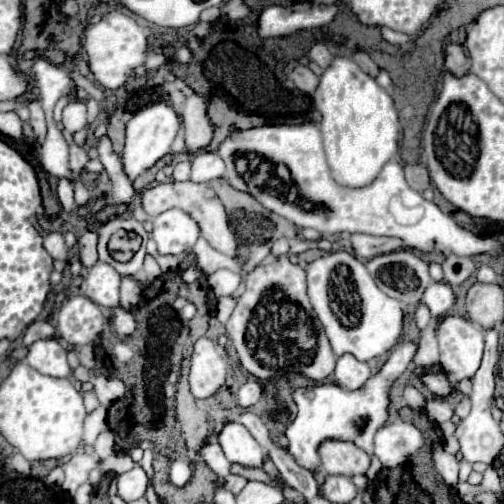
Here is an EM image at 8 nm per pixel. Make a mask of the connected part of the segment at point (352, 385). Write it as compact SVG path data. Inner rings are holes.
M343 354L337 360L335 372L333 372L337 384L349 388L349 390L357 390L365 384L365 380L371 376L371 370L365 362L359 362L353 354Z

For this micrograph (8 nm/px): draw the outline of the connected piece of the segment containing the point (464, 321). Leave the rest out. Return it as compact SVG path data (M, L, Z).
M443 314L439 316L437 324L437 340L441 352L439 364L443 366L443 370L447 370L447 374L457 382L463 378L473 378L483 356L483 330L479 328L479 324L457 314Z

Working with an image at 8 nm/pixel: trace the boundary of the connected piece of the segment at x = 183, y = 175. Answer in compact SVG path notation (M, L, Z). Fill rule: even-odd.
M185 160L185 162L175 164L175 170L173 170L173 176L171 176L171 178L173 178L175 182L183 182L183 180L189 178L189 172L191 172L191 162Z

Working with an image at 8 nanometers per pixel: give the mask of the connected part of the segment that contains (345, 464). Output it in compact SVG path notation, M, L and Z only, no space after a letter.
M327 440L319 446L319 456L323 470L331 476L357 476L365 474L371 458L367 452L359 450L353 442L335 442Z

